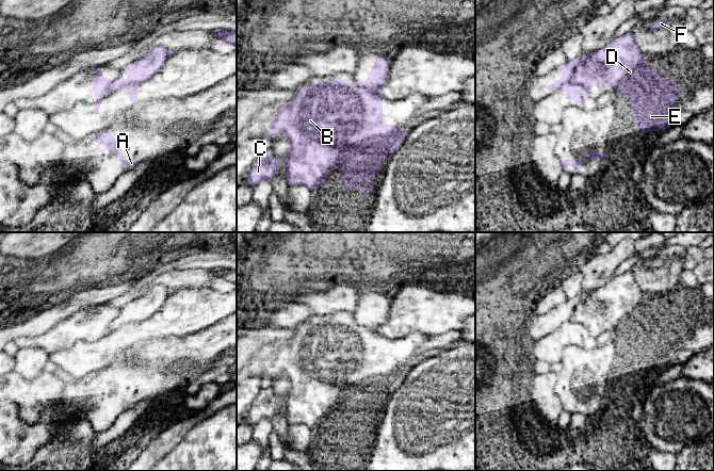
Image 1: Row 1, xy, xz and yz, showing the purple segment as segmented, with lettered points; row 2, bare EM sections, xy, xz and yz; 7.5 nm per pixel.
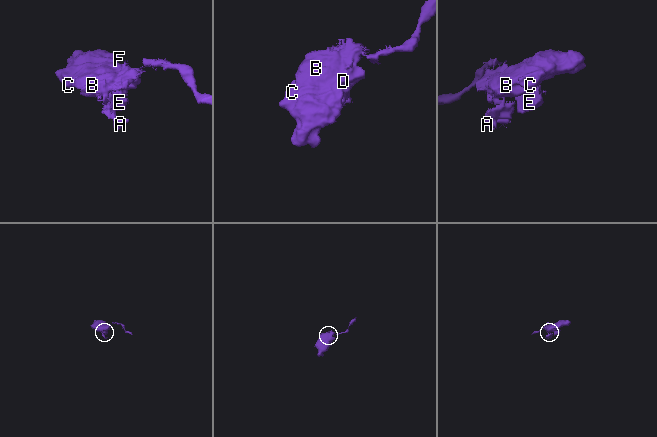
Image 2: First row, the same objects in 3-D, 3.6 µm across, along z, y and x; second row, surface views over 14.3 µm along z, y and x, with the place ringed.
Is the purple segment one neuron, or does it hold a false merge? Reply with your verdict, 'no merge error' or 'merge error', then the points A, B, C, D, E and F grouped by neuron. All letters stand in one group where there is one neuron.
merge error | A / B C D E F

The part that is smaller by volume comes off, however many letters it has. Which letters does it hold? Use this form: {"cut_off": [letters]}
{"cut_off": ["A"]}

